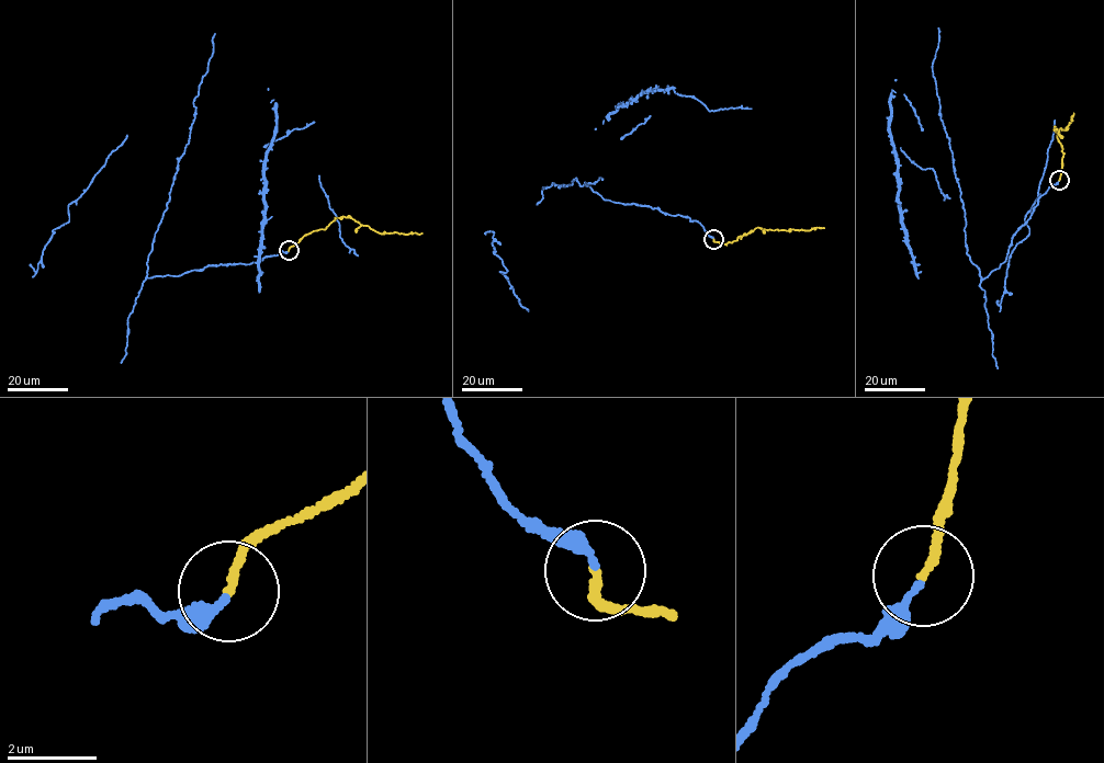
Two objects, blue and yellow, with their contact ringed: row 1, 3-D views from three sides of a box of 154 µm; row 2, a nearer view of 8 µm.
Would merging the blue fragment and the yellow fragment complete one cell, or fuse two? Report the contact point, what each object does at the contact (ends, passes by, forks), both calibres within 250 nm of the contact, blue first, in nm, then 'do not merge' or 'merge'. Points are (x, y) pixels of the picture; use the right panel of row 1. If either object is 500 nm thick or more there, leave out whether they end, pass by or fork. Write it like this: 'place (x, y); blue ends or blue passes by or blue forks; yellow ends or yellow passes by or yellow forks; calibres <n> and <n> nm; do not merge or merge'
place (1059, 180); blue ends; yellow ends; calibres 180 and 180 nm; merge

